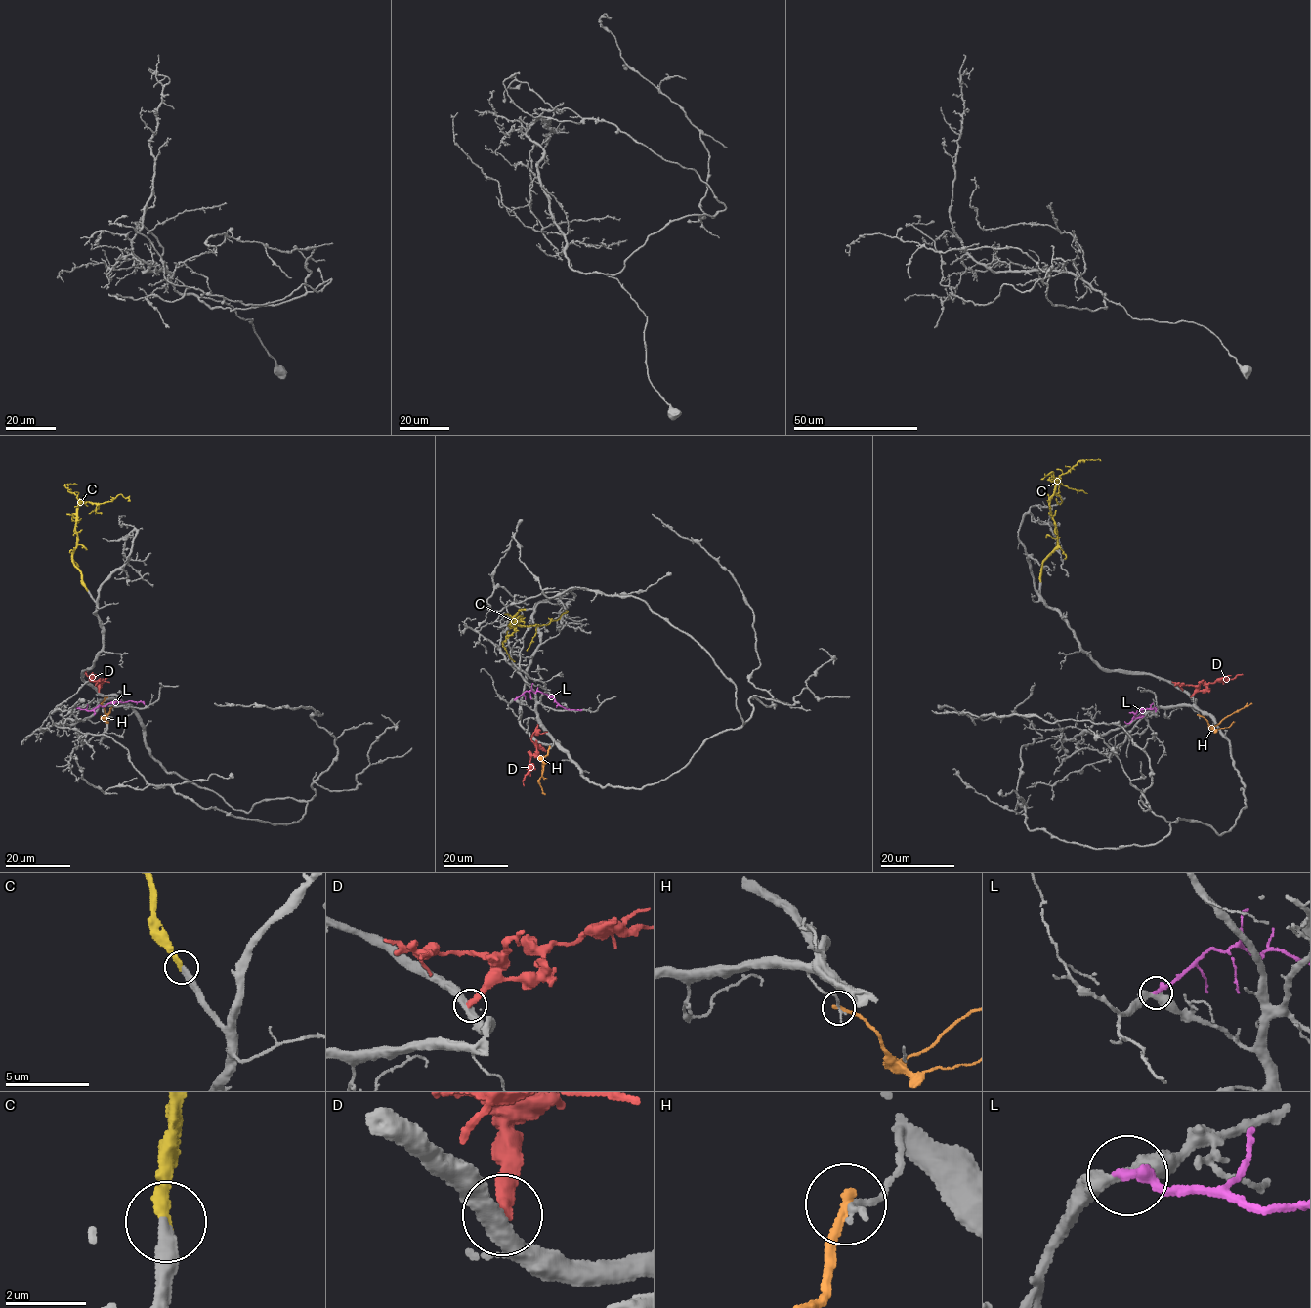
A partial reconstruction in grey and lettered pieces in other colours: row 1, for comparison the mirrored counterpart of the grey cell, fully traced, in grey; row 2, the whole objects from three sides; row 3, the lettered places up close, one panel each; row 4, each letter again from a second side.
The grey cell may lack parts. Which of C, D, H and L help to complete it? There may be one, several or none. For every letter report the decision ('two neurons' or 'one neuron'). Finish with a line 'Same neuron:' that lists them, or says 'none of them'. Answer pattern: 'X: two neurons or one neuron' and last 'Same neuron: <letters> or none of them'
C: one neuron
D: two neurons
H: two neurons
L: two neurons
Same neuron: C

